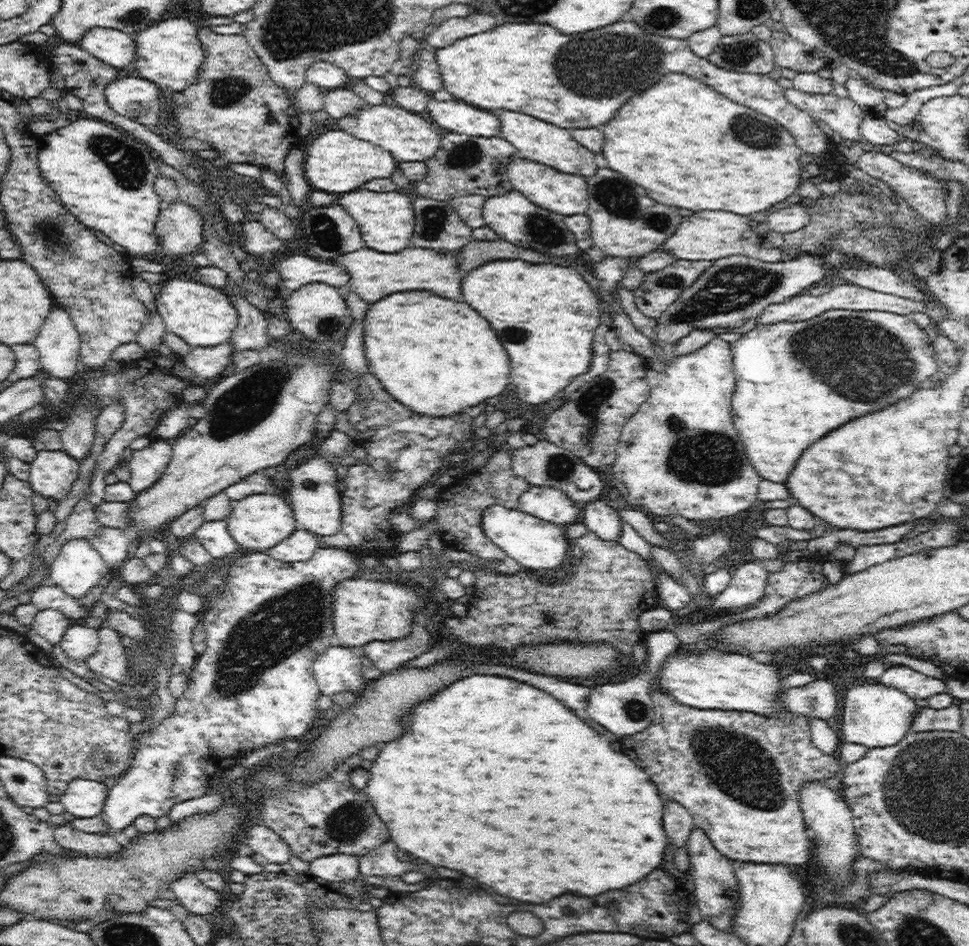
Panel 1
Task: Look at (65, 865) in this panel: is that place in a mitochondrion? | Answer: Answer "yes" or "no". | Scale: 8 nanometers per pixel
no

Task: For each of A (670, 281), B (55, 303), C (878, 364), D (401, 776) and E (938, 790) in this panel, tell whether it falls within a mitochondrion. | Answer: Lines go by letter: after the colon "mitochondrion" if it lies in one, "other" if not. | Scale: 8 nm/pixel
A: mitochondrion
B: other
C: mitochondrion
D: other
E: mitochondrion

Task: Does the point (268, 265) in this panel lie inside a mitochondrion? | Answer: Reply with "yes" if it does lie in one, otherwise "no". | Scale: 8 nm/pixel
no

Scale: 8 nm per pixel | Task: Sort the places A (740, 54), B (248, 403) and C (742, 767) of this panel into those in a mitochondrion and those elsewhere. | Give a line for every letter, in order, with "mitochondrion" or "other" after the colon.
A: mitochondrion
B: mitochondrion
C: mitochondrion

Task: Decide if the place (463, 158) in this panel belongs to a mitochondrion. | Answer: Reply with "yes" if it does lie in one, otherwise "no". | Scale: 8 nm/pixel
yes

